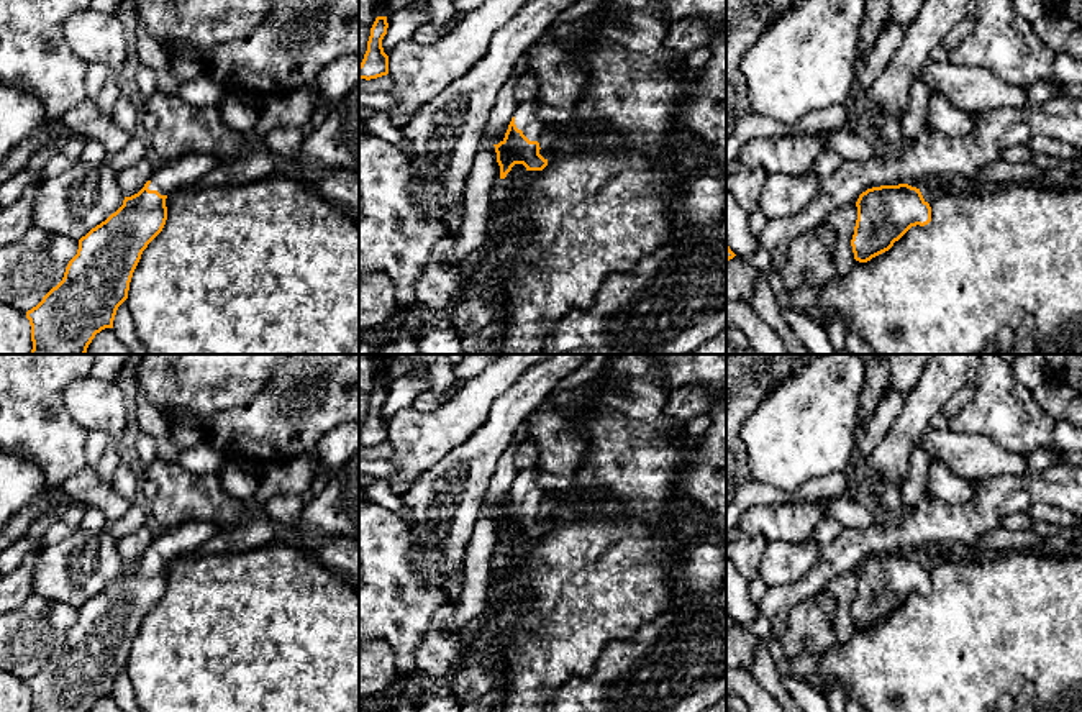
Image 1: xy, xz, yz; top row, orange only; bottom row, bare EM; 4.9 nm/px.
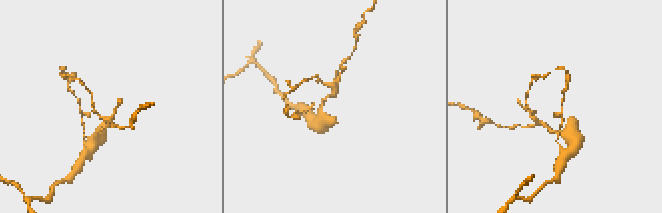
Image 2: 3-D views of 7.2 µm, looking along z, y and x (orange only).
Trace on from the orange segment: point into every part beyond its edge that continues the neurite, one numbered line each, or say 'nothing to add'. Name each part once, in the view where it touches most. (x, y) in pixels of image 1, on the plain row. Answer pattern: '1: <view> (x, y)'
1: xz (527, 486)

